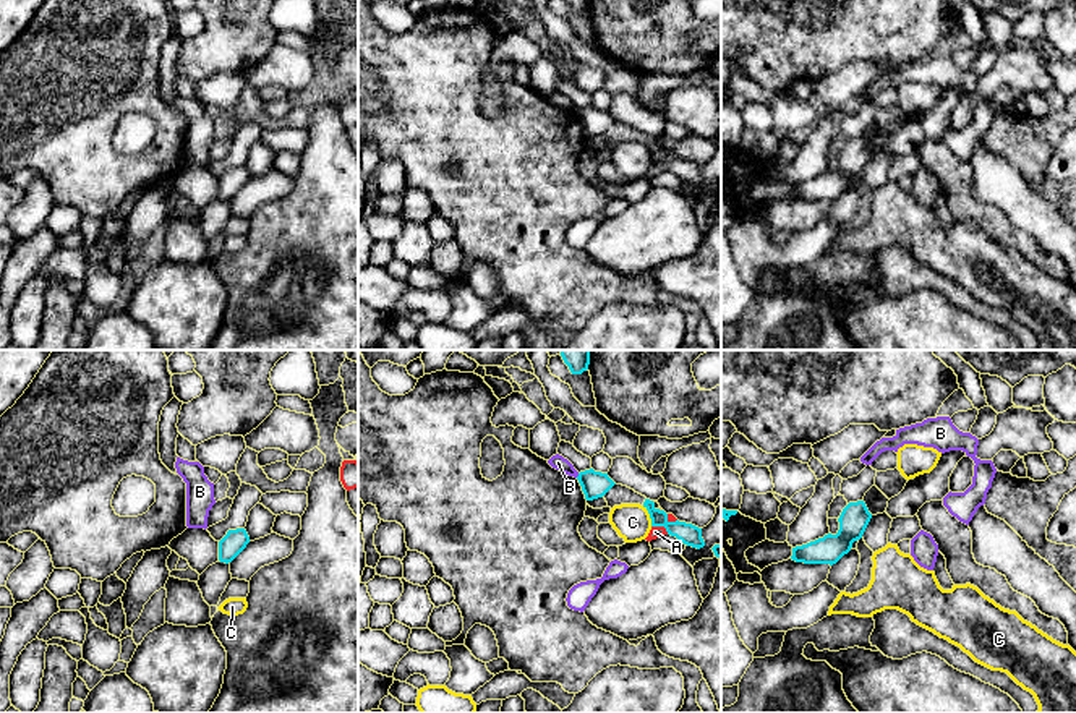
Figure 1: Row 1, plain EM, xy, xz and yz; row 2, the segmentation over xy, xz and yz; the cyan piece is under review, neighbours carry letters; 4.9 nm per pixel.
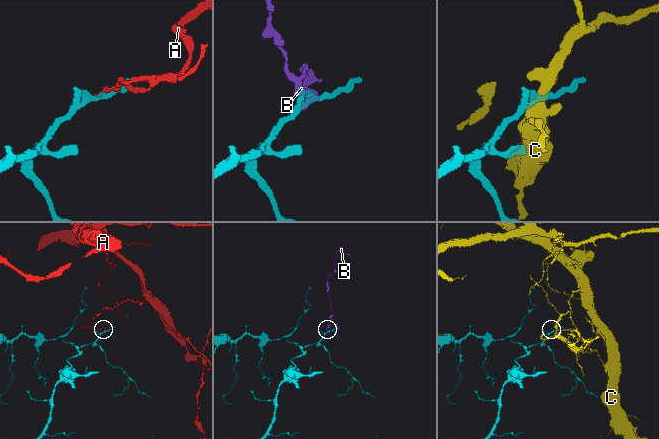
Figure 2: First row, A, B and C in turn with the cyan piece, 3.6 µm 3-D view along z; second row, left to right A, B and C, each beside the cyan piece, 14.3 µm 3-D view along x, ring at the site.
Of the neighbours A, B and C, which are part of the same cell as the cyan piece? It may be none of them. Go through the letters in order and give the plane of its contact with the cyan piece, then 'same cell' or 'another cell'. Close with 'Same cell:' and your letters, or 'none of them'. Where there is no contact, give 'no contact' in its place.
A: meets cyan in xz; another cell
B: meets cyan in xz; another cell
C: meets cyan in xz; another cell
Same cell: none of them

